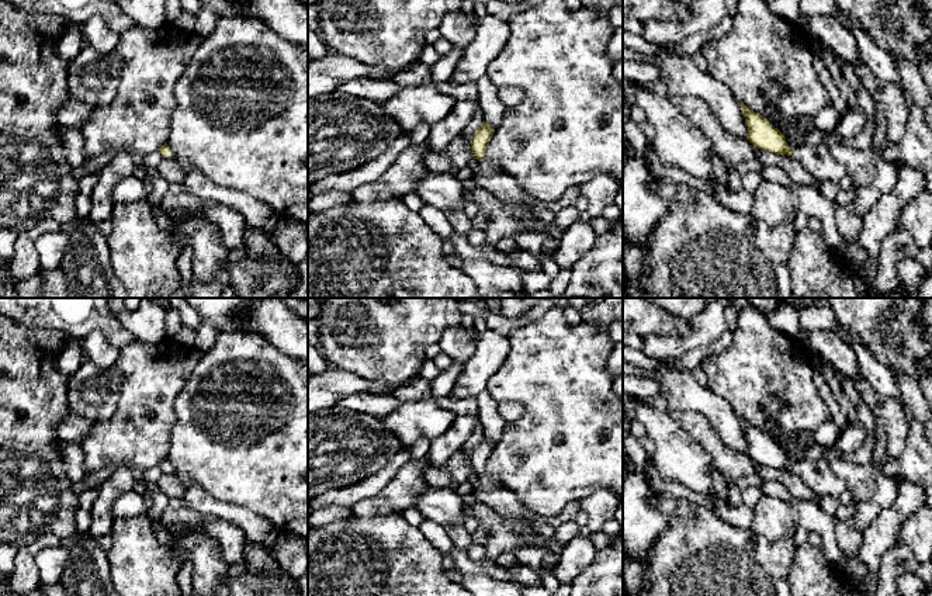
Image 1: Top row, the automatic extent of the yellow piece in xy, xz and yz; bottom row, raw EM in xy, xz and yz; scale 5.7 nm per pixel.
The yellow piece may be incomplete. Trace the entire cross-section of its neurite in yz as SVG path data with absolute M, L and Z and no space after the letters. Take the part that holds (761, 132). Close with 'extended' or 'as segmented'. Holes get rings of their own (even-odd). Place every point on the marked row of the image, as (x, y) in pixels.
M742 101L741 111L748 127L748 141L755 148L776 155L796 157L820 184L824 181L839 181L845 174L848 174L846 167L831 155L829 145L805 143L797 150L791 150L784 135L775 128L770 121L749 110Z; extended

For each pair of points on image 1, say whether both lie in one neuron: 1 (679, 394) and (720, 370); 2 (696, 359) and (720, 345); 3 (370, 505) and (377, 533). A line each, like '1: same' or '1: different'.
1: different
2: same
3: different

